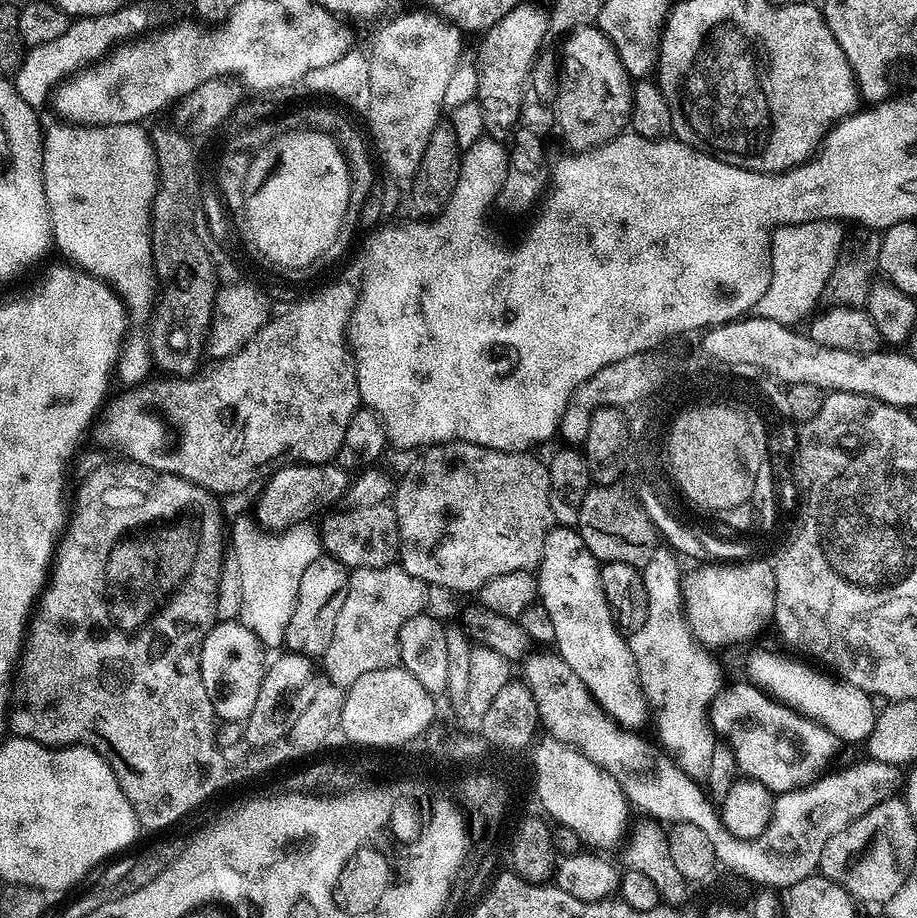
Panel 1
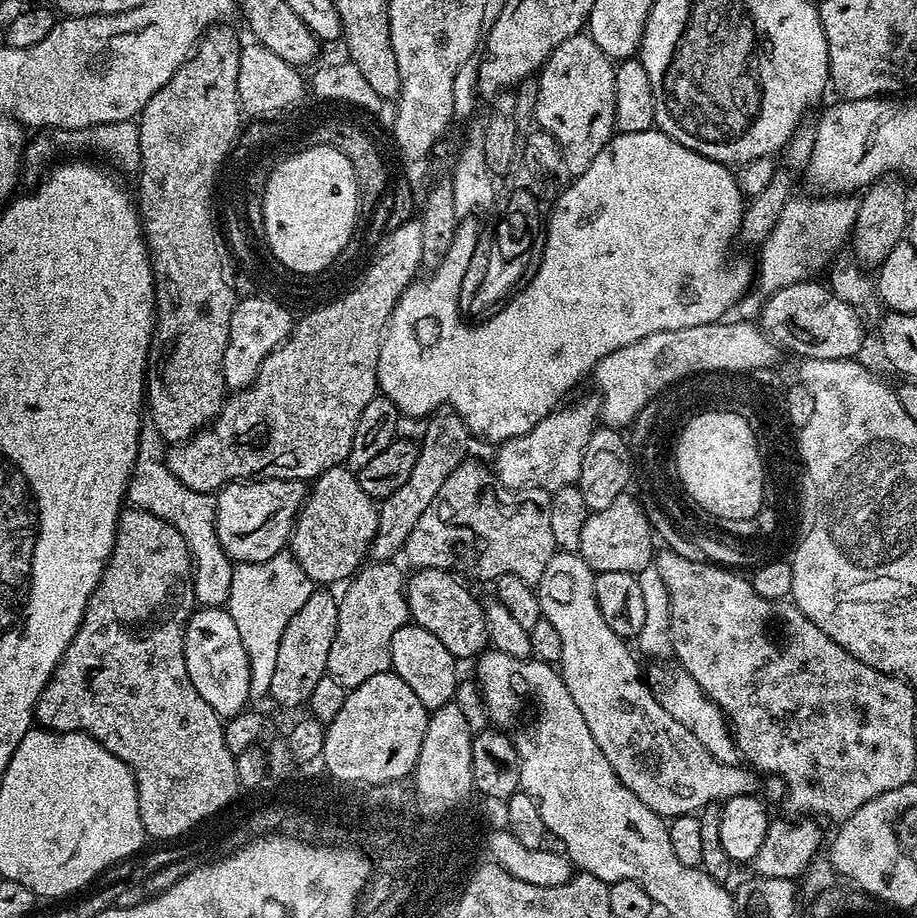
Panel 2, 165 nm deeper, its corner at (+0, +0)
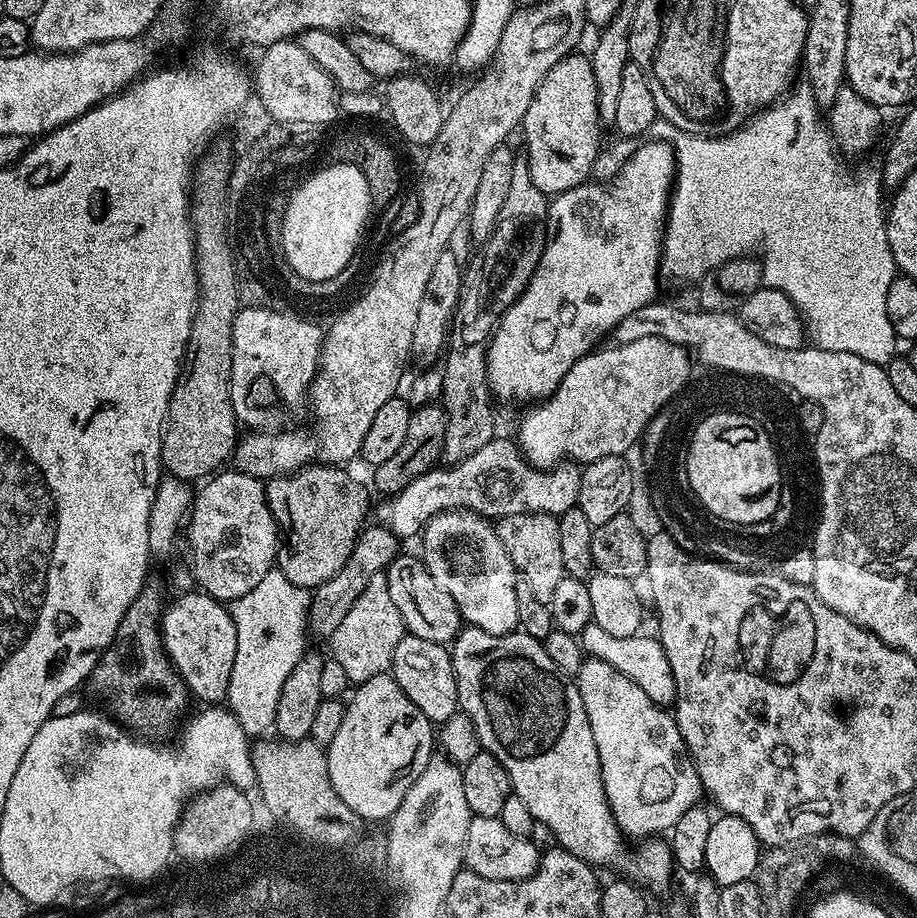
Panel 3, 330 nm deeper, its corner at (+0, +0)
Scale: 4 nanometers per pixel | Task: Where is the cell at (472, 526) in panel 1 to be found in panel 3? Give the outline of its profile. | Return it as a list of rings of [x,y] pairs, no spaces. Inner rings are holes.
[[[541,512],[501,516],[494,524],[496,534],[502,542],[502,546],[506,548],[506,554],[510,556],[510,562],[515,566],[517,573],[522,577],[522,582],[526,586],[530,586],[530,590],[534,594],[534,598],[538,598],[538,602],[547,605],[554,594],[554,586],[556,586],[560,579],[566,574],[562,566],[562,550],[558,543],[559,525],[560,521],[557,517],[551,516],[550,514],[542,514]]]

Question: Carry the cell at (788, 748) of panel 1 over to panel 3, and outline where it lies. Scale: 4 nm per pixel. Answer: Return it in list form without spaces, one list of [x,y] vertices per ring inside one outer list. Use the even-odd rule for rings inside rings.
[[[591,623],[578,633],[578,639],[580,647],[591,659],[601,660],[614,666],[614,670],[618,670],[626,678],[630,678],[630,682],[634,682],[639,688],[646,690],[646,694],[655,704],[661,706],[675,705],[676,687],[670,670],[670,662],[666,658],[666,650],[662,650],[659,639],[655,635],[644,635],[637,634],[630,638],[614,638],[614,634],[606,634],[606,630],[602,630],[602,626]]]

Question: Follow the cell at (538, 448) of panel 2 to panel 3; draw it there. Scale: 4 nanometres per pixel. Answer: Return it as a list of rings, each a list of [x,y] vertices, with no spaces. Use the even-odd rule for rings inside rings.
[[[493,438],[470,458],[457,464],[435,466],[424,472],[410,486],[387,497],[376,514],[379,523],[398,538],[415,537],[432,516],[440,512],[467,510],[485,518],[499,518],[541,512],[559,518],[563,512],[576,507],[581,469],[565,462],[554,468],[537,470],[525,460],[511,439]]]

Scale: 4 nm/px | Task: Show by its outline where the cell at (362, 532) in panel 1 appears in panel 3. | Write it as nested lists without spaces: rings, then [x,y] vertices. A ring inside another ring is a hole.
[[[316,462],[300,469],[299,472],[274,476],[267,481],[268,505],[276,520],[279,536],[275,567],[282,574],[286,574],[286,578],[290,578],[294,586],[311,590],[326,582],[326,578],[334,578],[334,574],[338,574],[338,570],[346,566],[346,558],[350,558],[350,550],[354,550],[354,542],[366,527],[364,518],[370,514],[367,512],[369,489],[367,487],[364,489],[350,473],[344,471],[348,470],[340,466]]]

